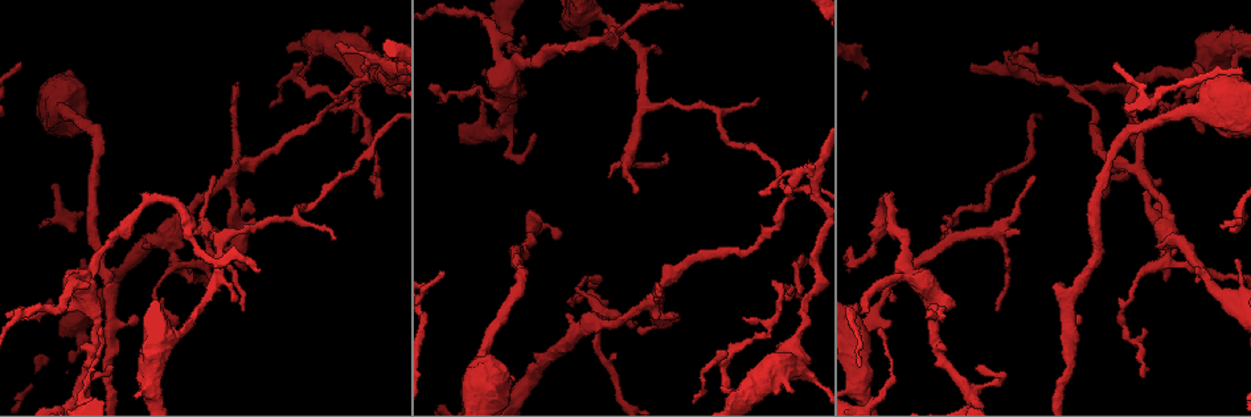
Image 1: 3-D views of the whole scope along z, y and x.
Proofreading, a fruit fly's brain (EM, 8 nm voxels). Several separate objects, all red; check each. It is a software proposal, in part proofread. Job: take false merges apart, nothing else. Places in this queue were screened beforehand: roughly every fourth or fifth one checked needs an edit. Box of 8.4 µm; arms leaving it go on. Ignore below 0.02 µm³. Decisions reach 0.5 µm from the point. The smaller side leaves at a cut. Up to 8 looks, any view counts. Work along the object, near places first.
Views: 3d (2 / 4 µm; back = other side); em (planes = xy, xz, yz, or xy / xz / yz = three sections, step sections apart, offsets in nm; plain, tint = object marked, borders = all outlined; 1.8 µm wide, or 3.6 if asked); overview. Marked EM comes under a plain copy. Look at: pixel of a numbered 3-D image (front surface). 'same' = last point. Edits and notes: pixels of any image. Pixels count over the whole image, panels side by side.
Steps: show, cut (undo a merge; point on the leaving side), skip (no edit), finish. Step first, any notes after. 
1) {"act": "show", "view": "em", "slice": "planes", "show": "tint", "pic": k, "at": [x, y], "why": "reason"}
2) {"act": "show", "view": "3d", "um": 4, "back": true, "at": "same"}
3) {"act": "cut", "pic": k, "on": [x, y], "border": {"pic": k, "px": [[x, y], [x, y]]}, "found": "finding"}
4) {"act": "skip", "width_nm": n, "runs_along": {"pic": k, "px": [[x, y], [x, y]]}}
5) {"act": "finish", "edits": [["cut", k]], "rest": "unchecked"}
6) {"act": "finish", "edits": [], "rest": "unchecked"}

{"act": "show", "view": "em", "slice": "xz", "step": 16, "show": "tint", "pic": 1, "at": [288, 217]}

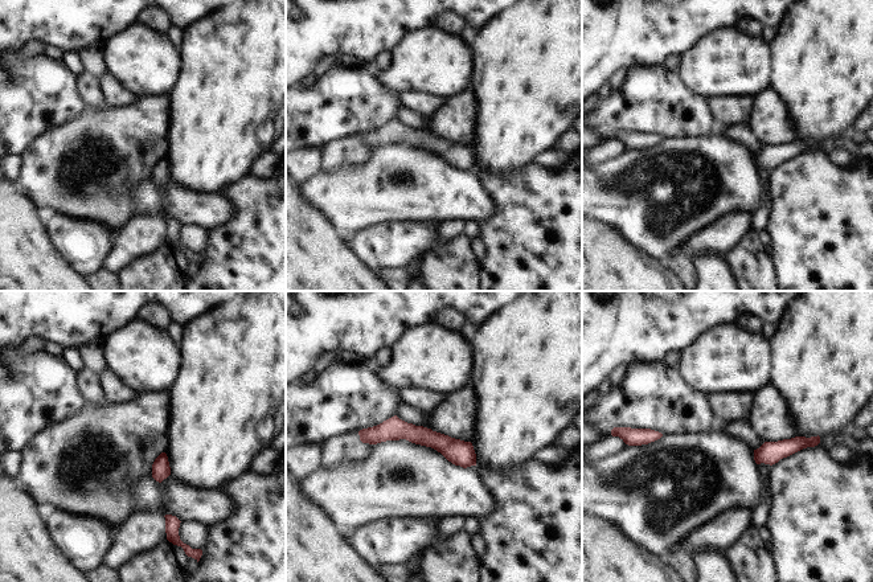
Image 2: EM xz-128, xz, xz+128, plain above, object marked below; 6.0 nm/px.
{"act": "show", "view": "em", "slice": "yz", "step": 4, "show": "borders", "at": "same"}

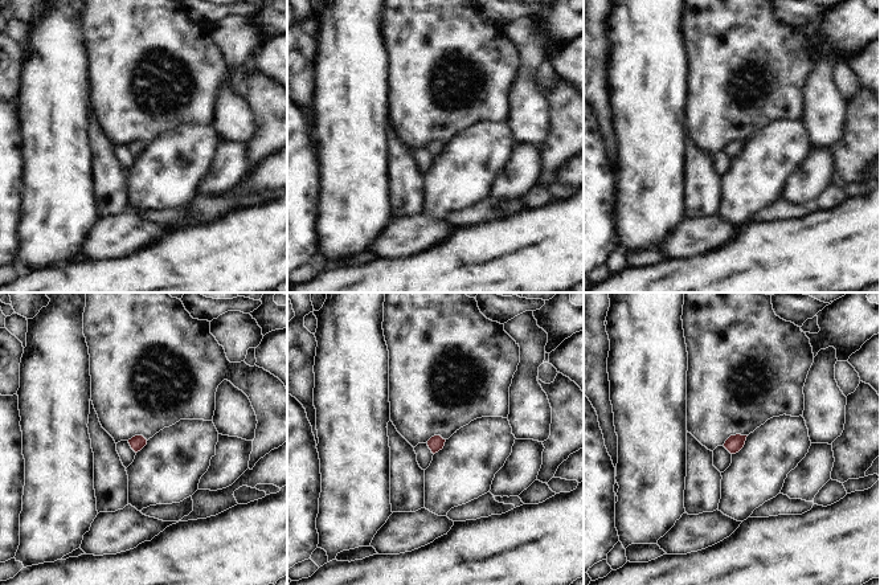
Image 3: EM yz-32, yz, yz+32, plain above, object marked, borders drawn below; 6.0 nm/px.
{"act": "skip", "found": "all the same neuron"}

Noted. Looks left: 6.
{"act": "show", "view": "3d", "um": 4, "pic": 1, "at": [580, 45], "why": "abrupt turn"}

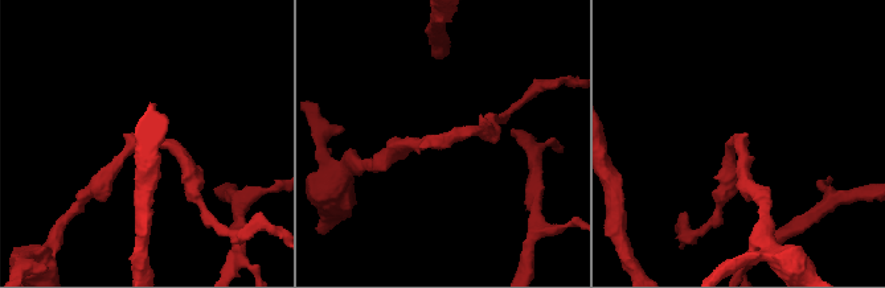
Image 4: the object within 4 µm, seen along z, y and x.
{"act": "show", "view": "em", "slice": "xz", "step": 16, "show": "tint", "pic": 4, "at": [441, 136], "arm_widths_nm": [220, 240]}

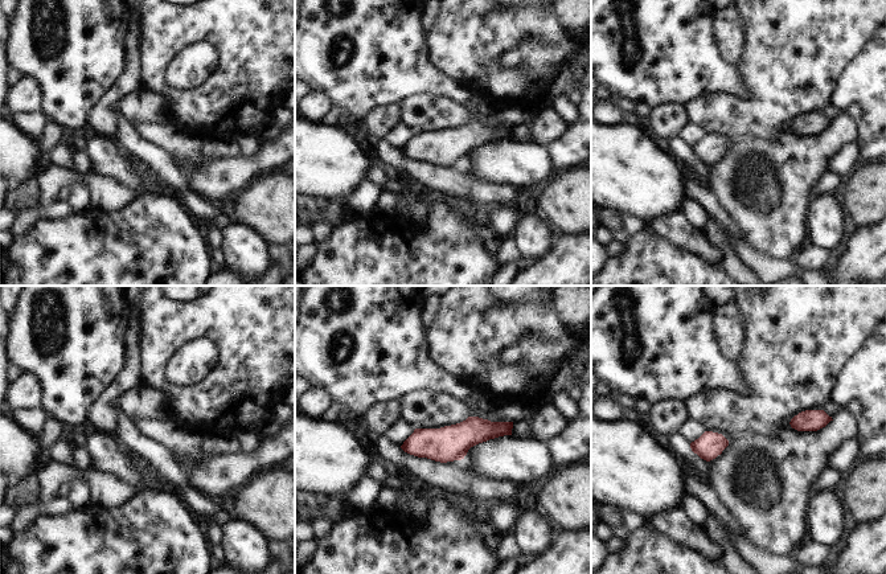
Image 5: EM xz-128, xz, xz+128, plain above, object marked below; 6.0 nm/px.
{"act": "skip", "runs_along": {"pic": 5, "px": [[509, 425], [406, 447]]}, "found": "all the same neuron"}

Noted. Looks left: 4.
{"act": "show", "view": "em", "slice": "planes", "show": "borders", "pic": 1, "at": [925, 284], "why": "calibre changes"}

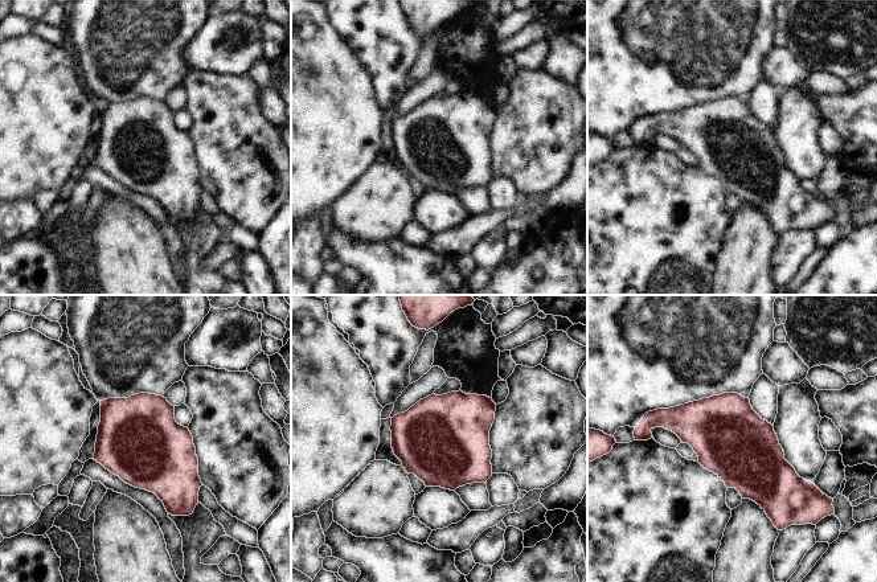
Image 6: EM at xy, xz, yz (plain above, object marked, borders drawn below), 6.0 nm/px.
{"act": "skip", "found": "one neuron here"}

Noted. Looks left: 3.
{"act": "finish", "edits": [], "rest": "unchecked"}

